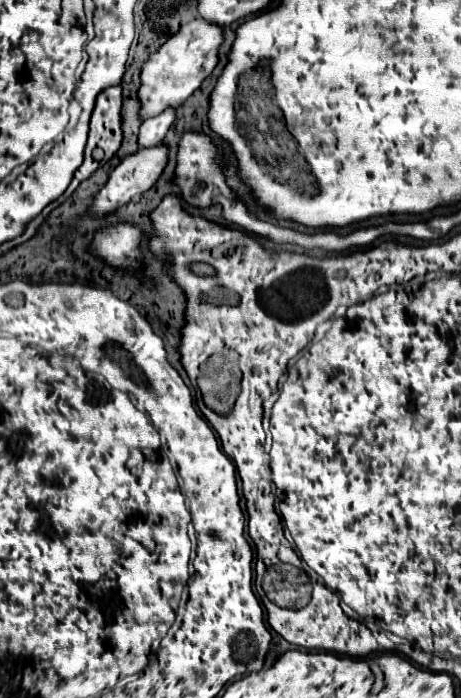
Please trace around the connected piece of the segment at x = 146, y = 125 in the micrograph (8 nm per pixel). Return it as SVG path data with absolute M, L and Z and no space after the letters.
M166 107L166 111L162 111L160 115L146 119L140 125L140 133L138 133L140 147L152 147L158 141L162 141L174 121L176 121L176 109L174 107Z

